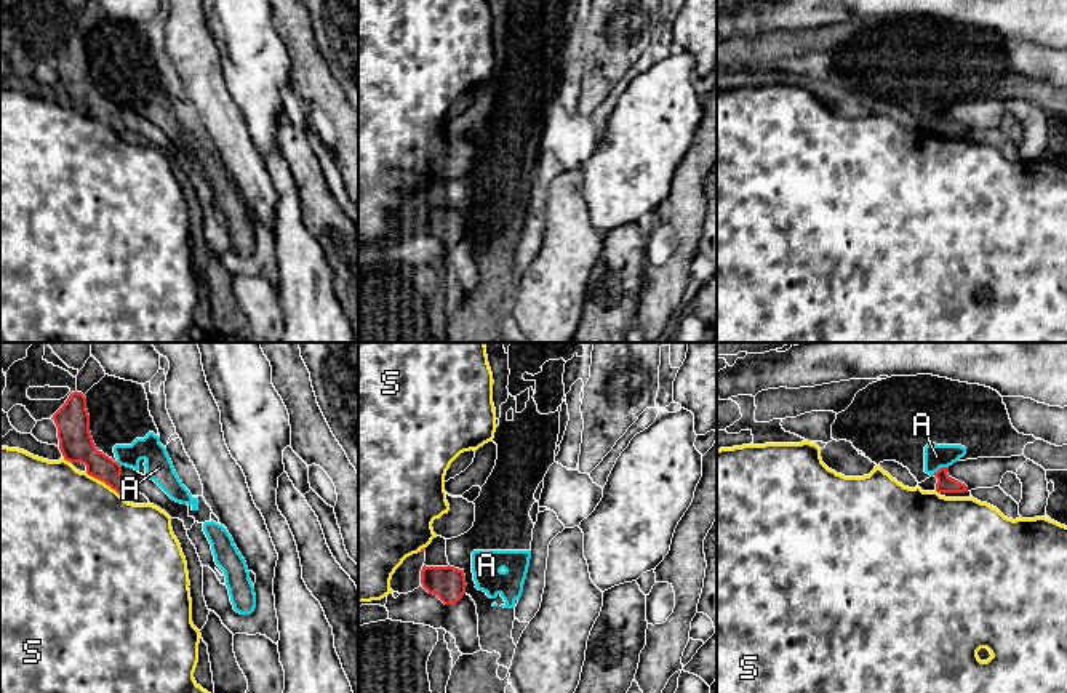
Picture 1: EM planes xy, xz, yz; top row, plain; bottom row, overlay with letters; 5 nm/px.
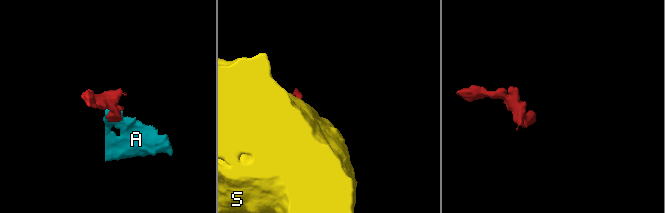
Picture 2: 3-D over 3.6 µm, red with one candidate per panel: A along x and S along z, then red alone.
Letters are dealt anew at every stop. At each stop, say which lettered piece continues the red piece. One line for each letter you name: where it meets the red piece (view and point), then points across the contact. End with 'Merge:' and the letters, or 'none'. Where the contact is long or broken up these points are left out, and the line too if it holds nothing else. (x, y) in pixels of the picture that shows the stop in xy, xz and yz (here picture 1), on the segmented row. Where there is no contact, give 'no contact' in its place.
Merge: none

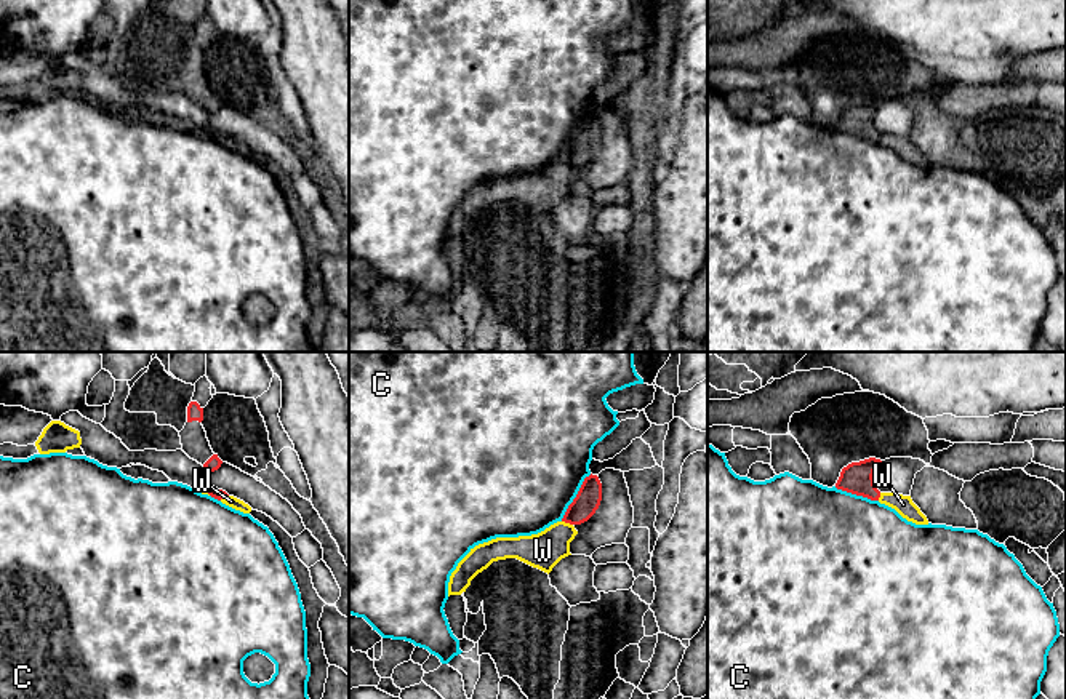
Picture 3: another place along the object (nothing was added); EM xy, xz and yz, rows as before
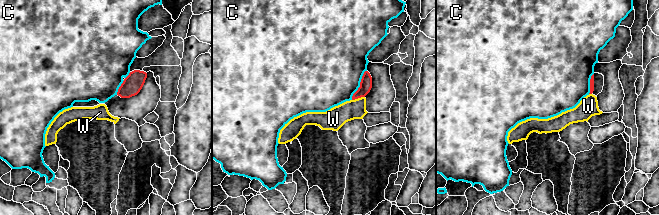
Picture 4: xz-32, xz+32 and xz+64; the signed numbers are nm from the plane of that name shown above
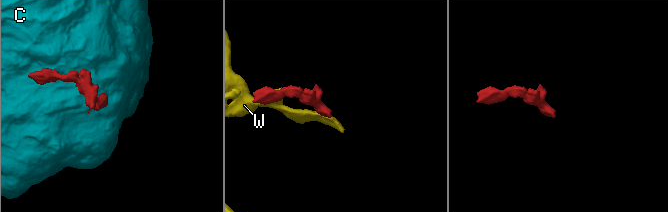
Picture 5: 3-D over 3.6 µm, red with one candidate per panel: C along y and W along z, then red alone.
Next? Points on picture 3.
Merge: none

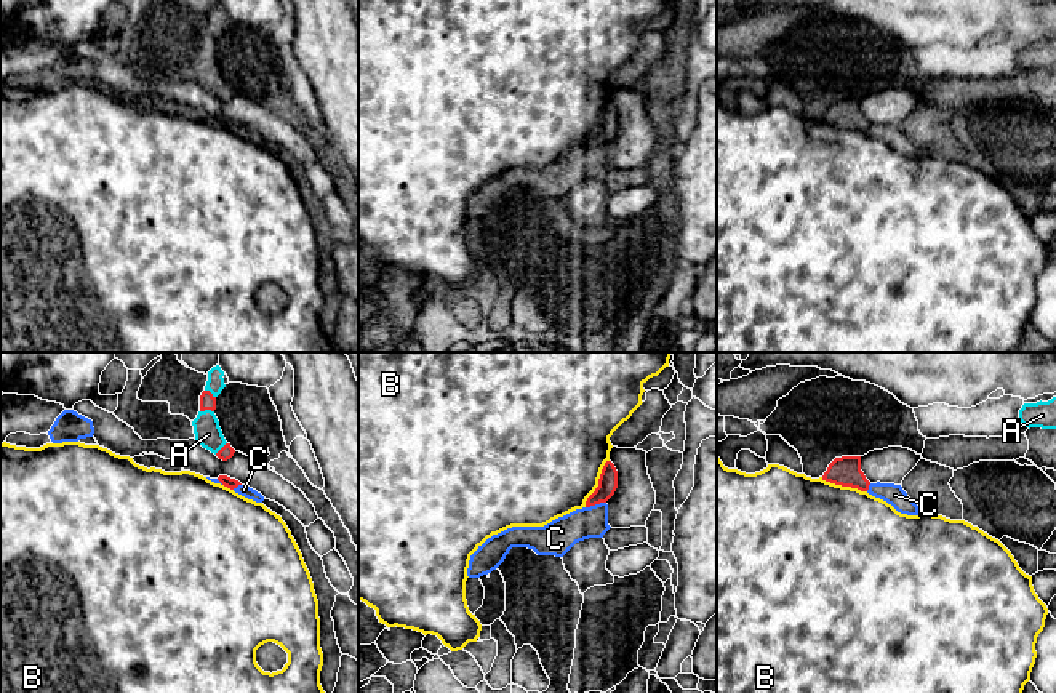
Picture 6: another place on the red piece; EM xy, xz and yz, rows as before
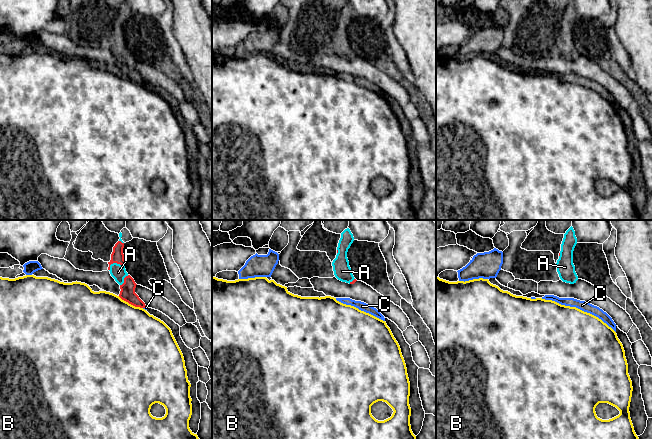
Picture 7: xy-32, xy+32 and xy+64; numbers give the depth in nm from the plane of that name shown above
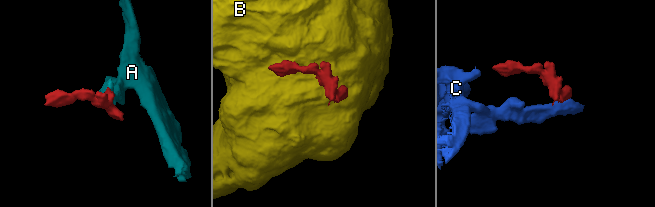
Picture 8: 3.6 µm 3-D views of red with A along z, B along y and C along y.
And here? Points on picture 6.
A: contact xy (207, 408)
Merge: A

